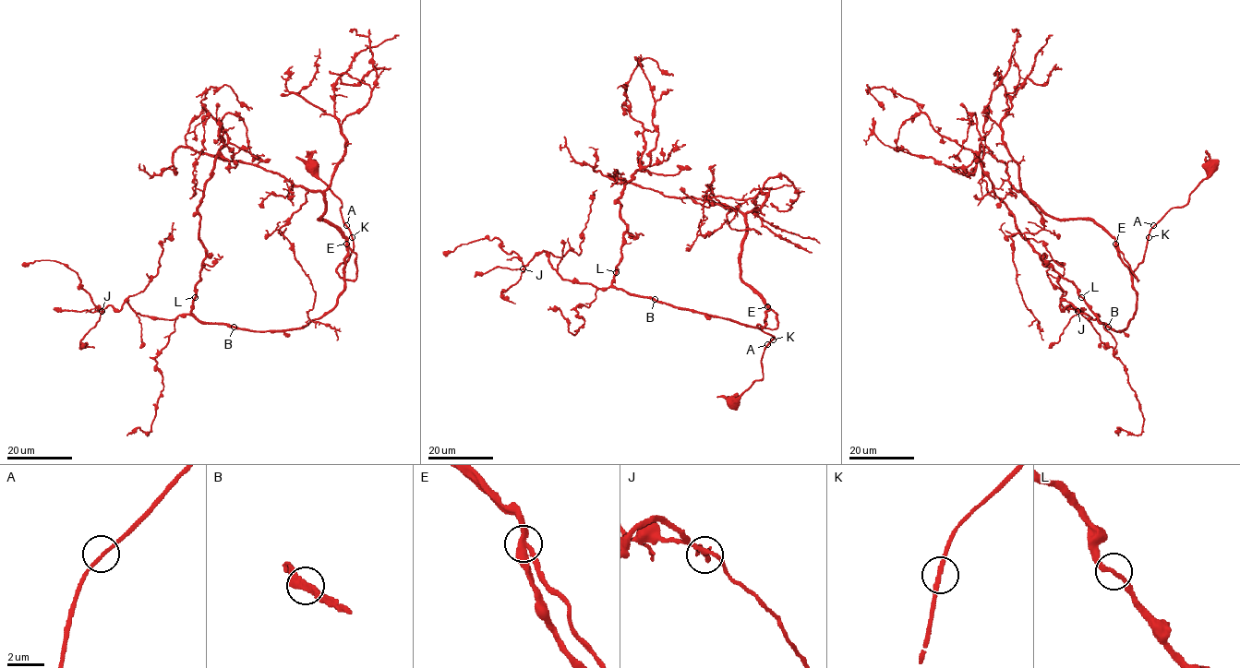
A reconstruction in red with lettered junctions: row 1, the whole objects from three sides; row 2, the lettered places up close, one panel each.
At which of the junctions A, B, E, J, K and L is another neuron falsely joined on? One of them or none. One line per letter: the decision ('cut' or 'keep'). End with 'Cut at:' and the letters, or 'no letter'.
A: keep
B: keep
E: keep
J: keep
K: keep
L: keep
Cut at: no letter

